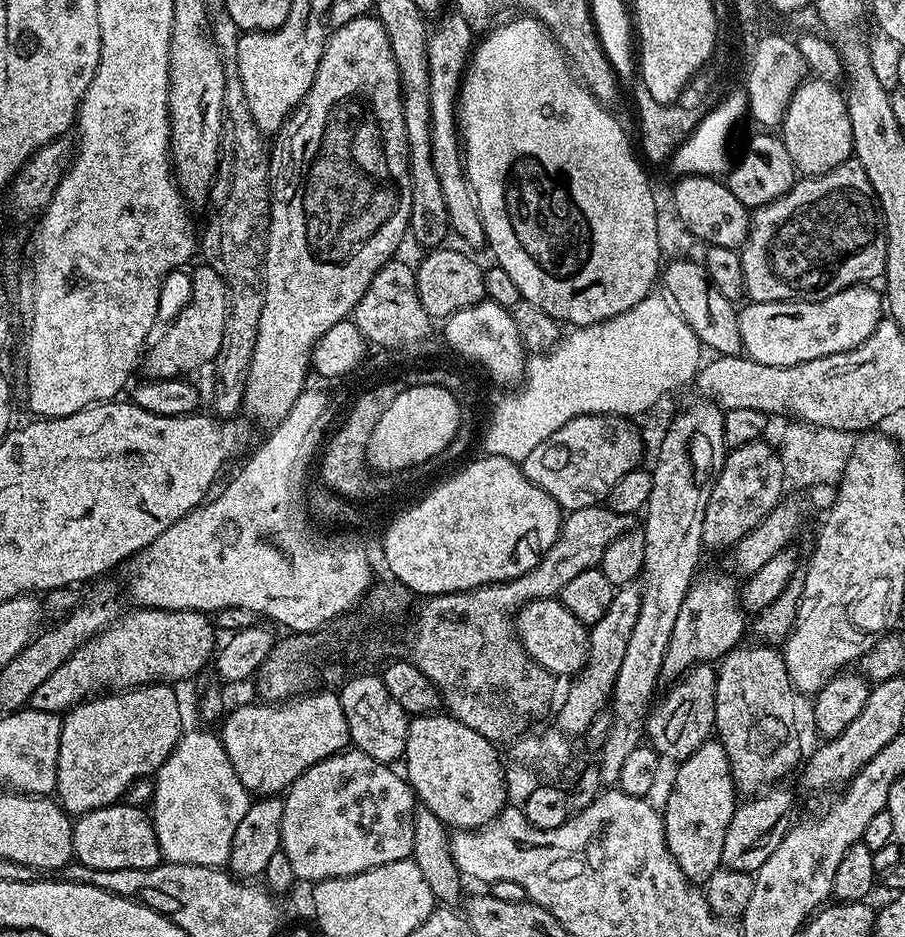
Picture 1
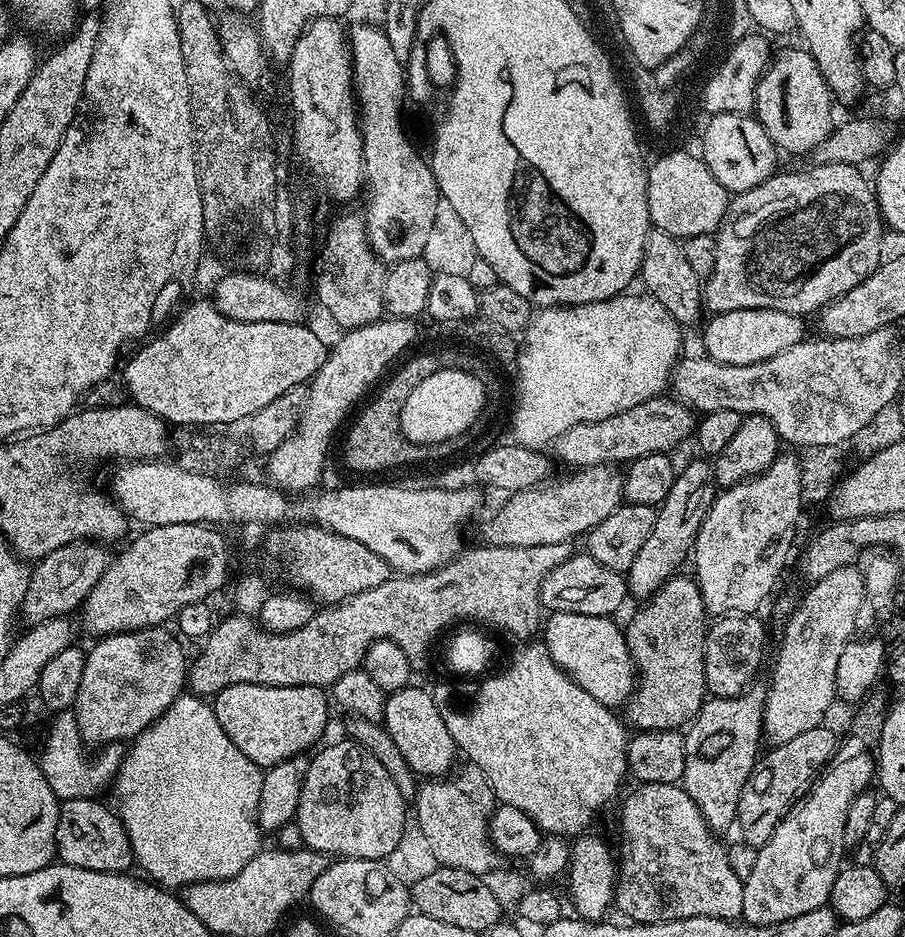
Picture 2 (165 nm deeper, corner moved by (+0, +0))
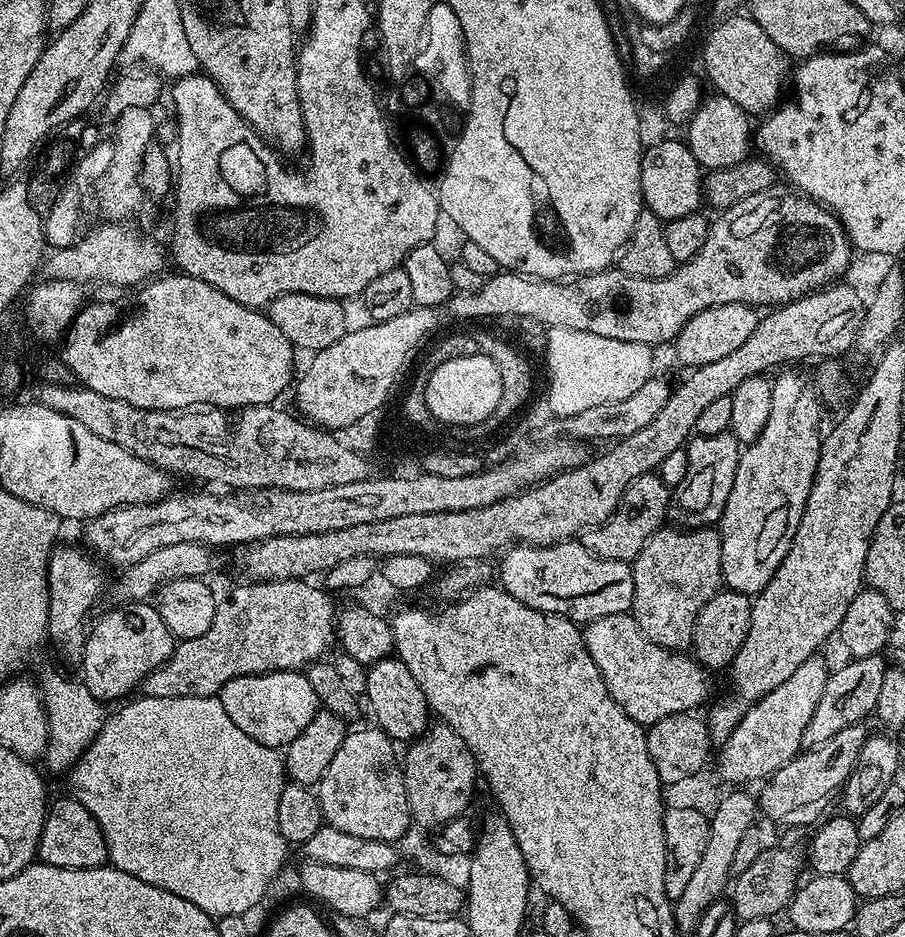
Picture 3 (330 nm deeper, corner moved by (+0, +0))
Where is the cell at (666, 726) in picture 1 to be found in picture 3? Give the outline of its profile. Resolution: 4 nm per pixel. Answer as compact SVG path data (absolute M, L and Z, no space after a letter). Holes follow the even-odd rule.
M665 526L659 532L654 533L642 546L642 550L631 561L632 573L634 574L634 598L630 615L638 622L642 634L650 642L654 642L663 648L684 650L691 645L696 616L714 598L714 594L721 591L724 579L720 571L722 564L722 542L720 533L715 527L707 528L683 528L680 526Z

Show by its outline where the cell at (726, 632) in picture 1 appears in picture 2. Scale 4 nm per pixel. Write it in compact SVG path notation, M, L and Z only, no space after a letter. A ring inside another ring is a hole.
M781 454L765 472L751 476L749 480L727 485L708 507L706 518L696 535L694 579L700 588L704 610L709 617L759 613L764 599L775 590L784 572L784 563L792 552L792 539L796 536L800 507L806 504L800 465L801 461L795 455Z

